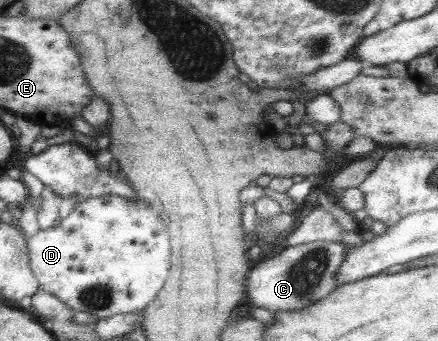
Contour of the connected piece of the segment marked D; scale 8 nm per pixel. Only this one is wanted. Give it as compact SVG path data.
M99 196L99 198L86 199L75 203L71 212L60 219L58 224L51 226L51 228L45 228L43 231L38 230L26 240L25 246L29 257L29 268L37 279L37 288L57 297L59 301L71 309L71 312L93 313L97 320L113 315L126 315L127 313L141 311L142 308L147 306L147 303L153 300L155 293L163 286L169 272L170 241L165 223L159 218L159 214L154 207L138 199L129 201L117 196Z

